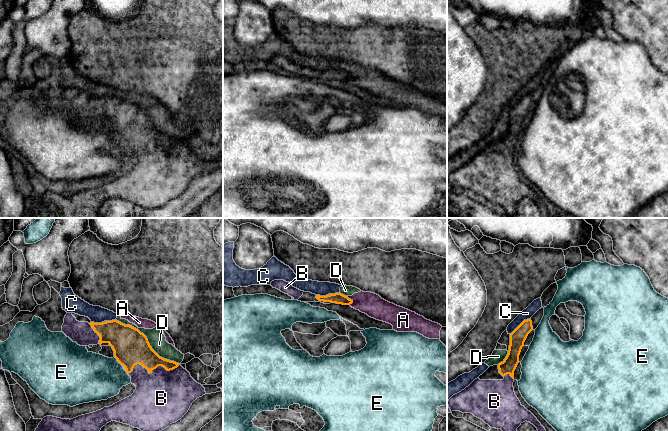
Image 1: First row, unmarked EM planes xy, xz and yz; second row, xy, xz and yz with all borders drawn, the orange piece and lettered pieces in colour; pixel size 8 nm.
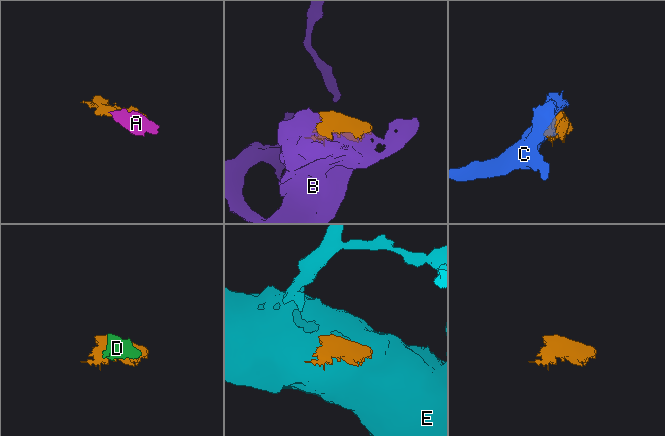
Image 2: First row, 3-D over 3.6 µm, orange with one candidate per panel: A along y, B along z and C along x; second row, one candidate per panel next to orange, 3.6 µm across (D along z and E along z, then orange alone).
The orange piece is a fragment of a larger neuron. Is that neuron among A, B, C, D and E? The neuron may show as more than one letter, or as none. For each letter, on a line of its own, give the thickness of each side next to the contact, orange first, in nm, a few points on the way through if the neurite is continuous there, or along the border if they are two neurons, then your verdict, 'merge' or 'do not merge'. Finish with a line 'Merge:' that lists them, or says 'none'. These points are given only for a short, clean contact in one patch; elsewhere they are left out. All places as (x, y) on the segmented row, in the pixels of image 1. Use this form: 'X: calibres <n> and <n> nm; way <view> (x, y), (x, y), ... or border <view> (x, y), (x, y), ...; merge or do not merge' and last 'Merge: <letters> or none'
A: calibres 90 and 180 nm; do not merge
B: calibres 280 and 440 nm; merge
C: calibres 130 and 90 nm; border yz (530, 318), (525, 319), (510, 334); do not merge
D: calibres 280 and 140 nm; do not merge
E: calibres 280 and 380 nm; do not merge
Merge: B

